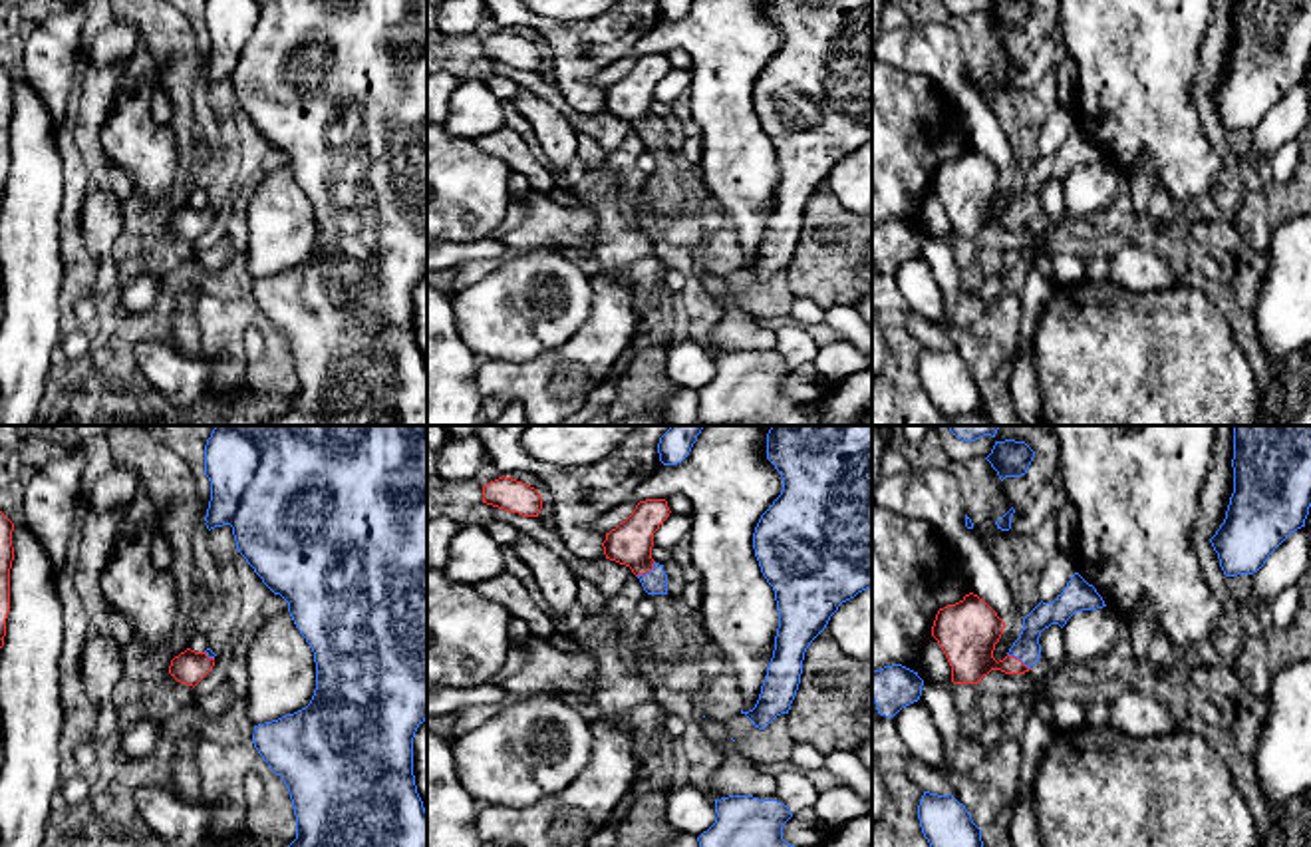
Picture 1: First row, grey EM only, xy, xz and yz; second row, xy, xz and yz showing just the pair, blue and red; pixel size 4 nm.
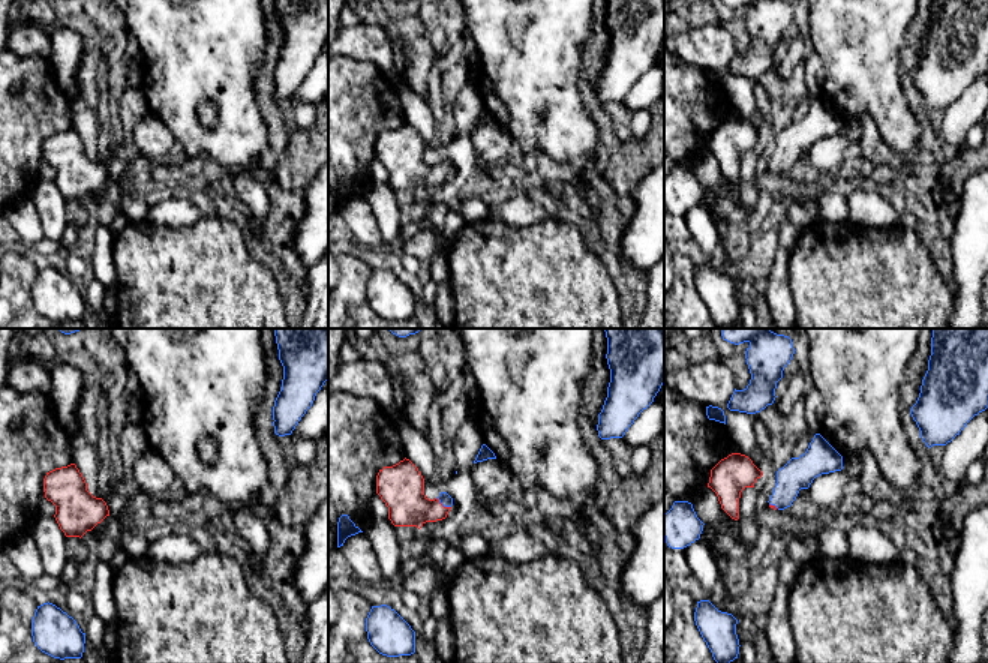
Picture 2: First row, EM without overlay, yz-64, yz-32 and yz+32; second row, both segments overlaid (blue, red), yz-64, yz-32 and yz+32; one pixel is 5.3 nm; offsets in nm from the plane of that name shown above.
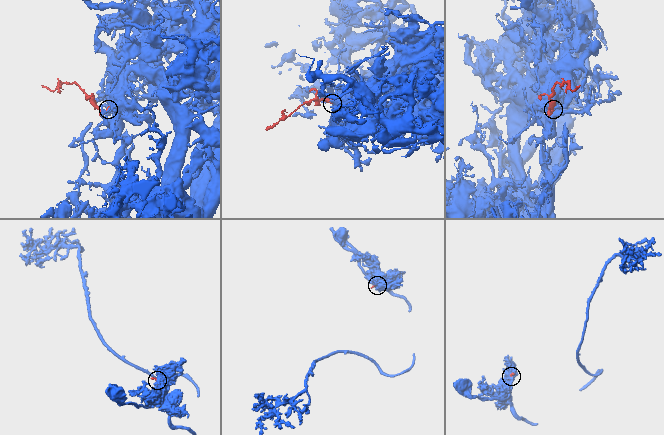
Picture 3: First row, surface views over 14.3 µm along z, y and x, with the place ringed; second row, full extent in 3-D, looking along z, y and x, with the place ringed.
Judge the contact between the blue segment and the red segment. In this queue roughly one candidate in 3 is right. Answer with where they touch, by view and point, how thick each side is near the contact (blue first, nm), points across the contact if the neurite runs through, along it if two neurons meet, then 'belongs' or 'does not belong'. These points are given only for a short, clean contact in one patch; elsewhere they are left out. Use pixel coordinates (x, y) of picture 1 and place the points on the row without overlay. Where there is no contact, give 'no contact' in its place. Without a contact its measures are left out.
yz (1019, 213) | 110/260 nm | across yz (1027, 203), (1019, 213), (994, 219), (968, 185) | belongs

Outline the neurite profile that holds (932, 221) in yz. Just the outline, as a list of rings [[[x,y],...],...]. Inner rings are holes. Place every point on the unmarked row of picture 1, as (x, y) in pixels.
[[[934,191],[928,195],[922,207],[916,227],[928,237],[951,237],[951,221]]]

